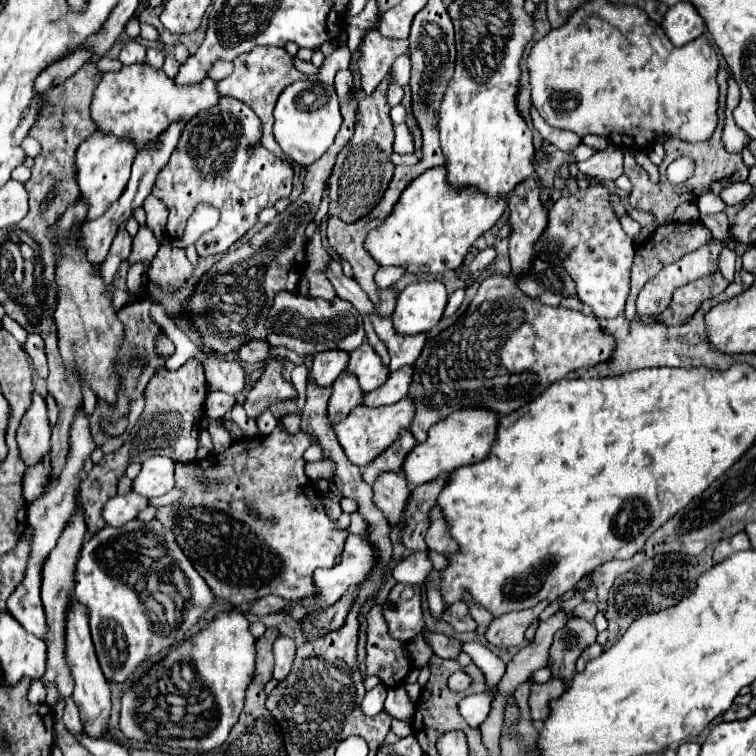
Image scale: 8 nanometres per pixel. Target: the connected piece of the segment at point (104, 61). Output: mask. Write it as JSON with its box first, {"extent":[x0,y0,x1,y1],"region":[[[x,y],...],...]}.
{"extent":[97,57,122,73],"region":[[[102,57],[97,61],[97,68],[105,73],[105,72],[115,72],[121,69],[122,64],[117,59],[110,59],[108,57]]]}

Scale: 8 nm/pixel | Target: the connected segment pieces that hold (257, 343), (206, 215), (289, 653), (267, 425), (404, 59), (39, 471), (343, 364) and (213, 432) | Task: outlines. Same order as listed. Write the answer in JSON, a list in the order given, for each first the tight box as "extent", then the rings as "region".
[{"extent":[239,339,269,365],"region":[[[251,339],[249,343],[245,343],[239,349],[239,359],[243,363],[249,363],[249,365],[259,365],[267,357],[269,357],[269,343],[267,343],[267,339]]]},{"extent":[173,205,219,247],"region":[[[199,205],[195,209],[195,213],[189,217],[189,223],[187,223],[183,239],[175,239],[173,243],[177,247],[193,245],[205,231],[213,229],[217,225],[217,221],[219,221],[219,211],[217,209],[213,209],[211,205]]]},{"extent":[273,637,297,681],"region":[[[277,637],[275,645],[273,645],[273,651],[275,651],[275,673],[273,673],[273,677],[277,681],[283,681],[291,673],[291,667],[295,661],[295,649],[297,647],[295,647],[293,639]]]},{"extent":[257,409,277,435],"region":[[[265,409],[265,411],[263,411],[263,415],[259,415],[257,425],[259,425],[261,433],[263,433],[263,435],[267,435],[267,433],[271,433],[271,429],[277,425],[277,419],[273,417],[273,413],[271,413],[269,409]]]},{"extent":[391,55,411,85],"region":[[[401,55],[395,59],[395,63],[391,65],[391,79],[395,85],[407,85],[409,83],[409,69],[411,69],[411,61],[407,55]]]},{"extent":[23,461,49,503],"region":[[[47,461],[39,463],[39,467],[27,469],[25,479],[23,479],[23,495],[25,495],[27,503],[31,503],[31,499],[43,495],[47,483],[49,483],[49,463]]]},{"extent":[311,351,349,385],"region":[[[323,351],[313,357],[313,369],[311,375],[317,379],[319,385],[331,385],[339,373],[347,369],[349,353],[347,351]]]},{"extent":[208,419,233,454],"region":[[[216,419],[210,420],[208,432],[214,445],[214,454],[223,453],[233,443],[228,431]]]}]

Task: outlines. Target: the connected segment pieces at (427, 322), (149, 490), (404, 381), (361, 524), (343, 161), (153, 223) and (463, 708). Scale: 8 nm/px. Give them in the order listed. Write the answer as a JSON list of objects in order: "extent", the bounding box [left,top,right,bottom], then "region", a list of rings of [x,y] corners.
[{"extent":[393,281,447,333],"region":[[[415,281],[407,285],[397,299],[393,323],[399,333],[423,333],[435,327],[447,305],[447,289],[441,281]]]},{"extent":[133,457,175,499],"region":[[[151,457],[143,463],[141,473],[137,475],[137,479],[133,481],[133,491],[151,499],[151,497],[161,497],[165,493],[169,493],[175,487],[175,461],[171,457]]]},{"extent":[365,365,413,407],"region":[[[413,365],[401,367],[399,371],[389,375],[389,379],[383,383],[383,387],[377,387],[375,391],[365,395],[365,405],[379,407],[379,405],[397,403],[399,399],[403,399],[407,395],[411,379],[413,379]]]},{"extent":[349,511,369,537],"region":[[[357,511],[351,513],[349,533],[353,533],[353,535],[361,535],[361,537],[367,537],[367,535],[369,535],[369,523],[367,523],[367,521],[363,519],[363,515]]]},{"extent":[329,79,393,223],"region":[[[385,79],[375,93],[361,95],[359,111],[355,121],[355,135],[347,147],[337,155],[337,163],[333,175],[329,179],[329,215],[343,219],[345,223],[355,223],[357,219],[369,215],[375,205],[381,201],[385,189],[389,187],[389,165],[391,147],[393,147],[393,125],[389,119],[389,105],[385,101],[385,89],[389,81]]]},{"extent":[143,195,169,241],"region":[[[149,195],[145,199],[145,203],[143,203],[143,209],[147,213],[147,225],[149,225],[149,229],[155,233],[157,239],[165,241],[163,239],[163,231],[165,231],[165,223],[167,223],[167,215],[169,215],[167,205],[161,199],[157,199],[155,195]]]},{"extent":[459,693,491,725],"region":[[[485,693],[469,695],[459,703],[459,711],[463,713],[463,717],[467,717],[467,723],[479,725],[491,711],[491,697]]]}]

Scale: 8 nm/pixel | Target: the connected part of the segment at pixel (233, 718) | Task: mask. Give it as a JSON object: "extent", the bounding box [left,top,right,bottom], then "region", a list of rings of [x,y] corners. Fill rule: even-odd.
{"extent":[165,609,255,753],"region":[[[239,609],[217,613],[199,633],[191,635],[187,641],[183,641],[171,655],[167,655],[165,667],[171,667],[171,663],[179,663],[179,659],[191,659],[195,667],[199,667],[199,675],[203,675],[203,681],[211,683],[211,691],[215,691],[215,703],[219,703],[219,727],[207,735],[207,739],[199,739],[199,743],[191,743],[193,753],[207,753],[215,747],[219,747],[231,727],[237,723],[239,713],[243,709],[245,689],[249,687],[253,675],[255,675],[255,637],[249,631],[249,619]]]}

